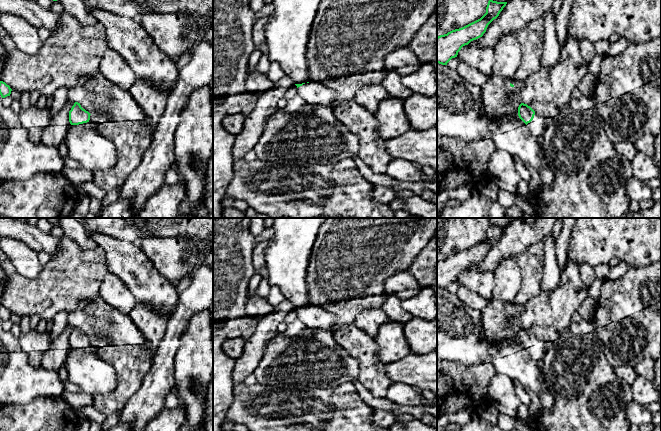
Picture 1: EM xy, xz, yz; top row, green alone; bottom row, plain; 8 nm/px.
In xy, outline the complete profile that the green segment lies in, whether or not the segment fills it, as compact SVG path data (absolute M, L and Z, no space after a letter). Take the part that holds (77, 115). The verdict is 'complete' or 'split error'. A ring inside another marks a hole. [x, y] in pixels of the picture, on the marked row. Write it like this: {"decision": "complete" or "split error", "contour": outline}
{"decision": "split error", "contour": "M75 102L69 111L69 122L71 125L79 125L85 129L97 129L99 123L90 120L90 113L83 109L80 103Z"}

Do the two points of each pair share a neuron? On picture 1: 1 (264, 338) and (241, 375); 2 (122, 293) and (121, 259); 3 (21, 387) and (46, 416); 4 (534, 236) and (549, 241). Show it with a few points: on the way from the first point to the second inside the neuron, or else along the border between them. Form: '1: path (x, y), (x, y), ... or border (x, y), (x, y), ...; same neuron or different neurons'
1: path (255, 347), (244, 366); same neuron
2: border (108, 272), (115, 275), (136, 300); different neurons
3: border (55, 397), (36, 397), (26, 403), (10, 404); different neurons
4: border (549, 233), (542, 241); different neurons

